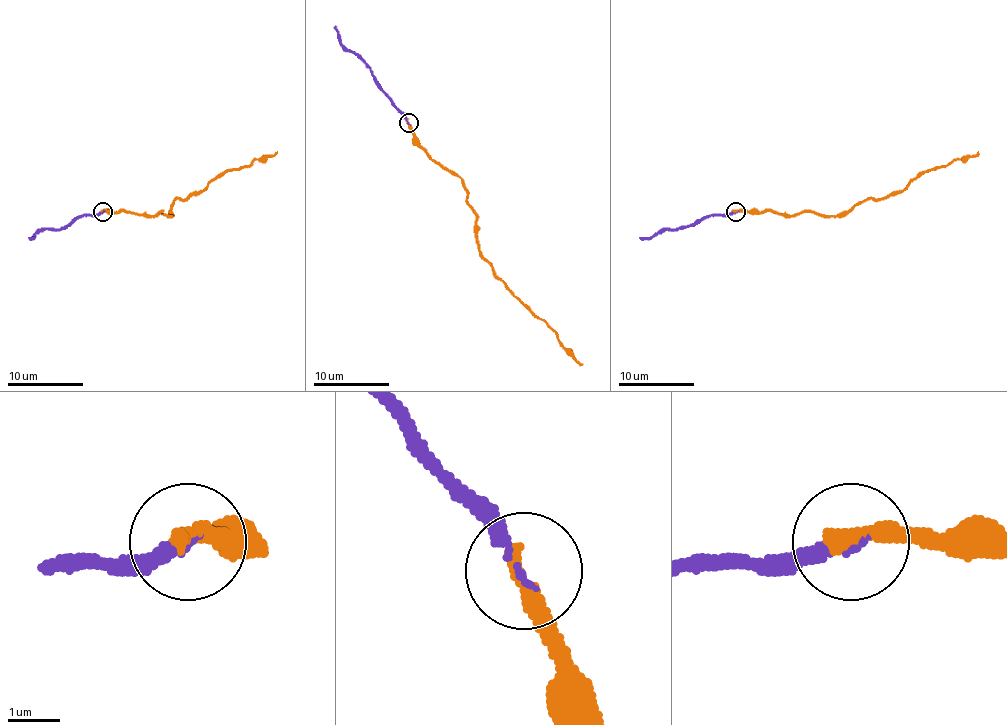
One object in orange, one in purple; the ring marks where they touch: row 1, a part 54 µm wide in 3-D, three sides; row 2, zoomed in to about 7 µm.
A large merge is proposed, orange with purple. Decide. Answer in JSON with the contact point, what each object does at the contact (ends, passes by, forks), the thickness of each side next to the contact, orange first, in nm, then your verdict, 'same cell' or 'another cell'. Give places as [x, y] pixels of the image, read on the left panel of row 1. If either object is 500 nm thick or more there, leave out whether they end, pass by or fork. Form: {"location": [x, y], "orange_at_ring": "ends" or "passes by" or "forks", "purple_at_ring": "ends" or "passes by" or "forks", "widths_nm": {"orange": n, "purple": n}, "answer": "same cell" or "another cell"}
{"location": [103, 212], "orange_at_ring": "ends", "purple_at_ring": "ends", "widths_nm": {"orange": 380, "purple": 170}, "answer": "same cell"}

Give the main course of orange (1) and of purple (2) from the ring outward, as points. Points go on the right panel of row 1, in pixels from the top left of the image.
1: (735, 211), (847, 215), (870, 200), (898, 194), (925, 171), (966, 160), (978, 151)
2: (735, 213), (707, 215), (684, 226), (663, 228), (650, 238), (639, 238)

